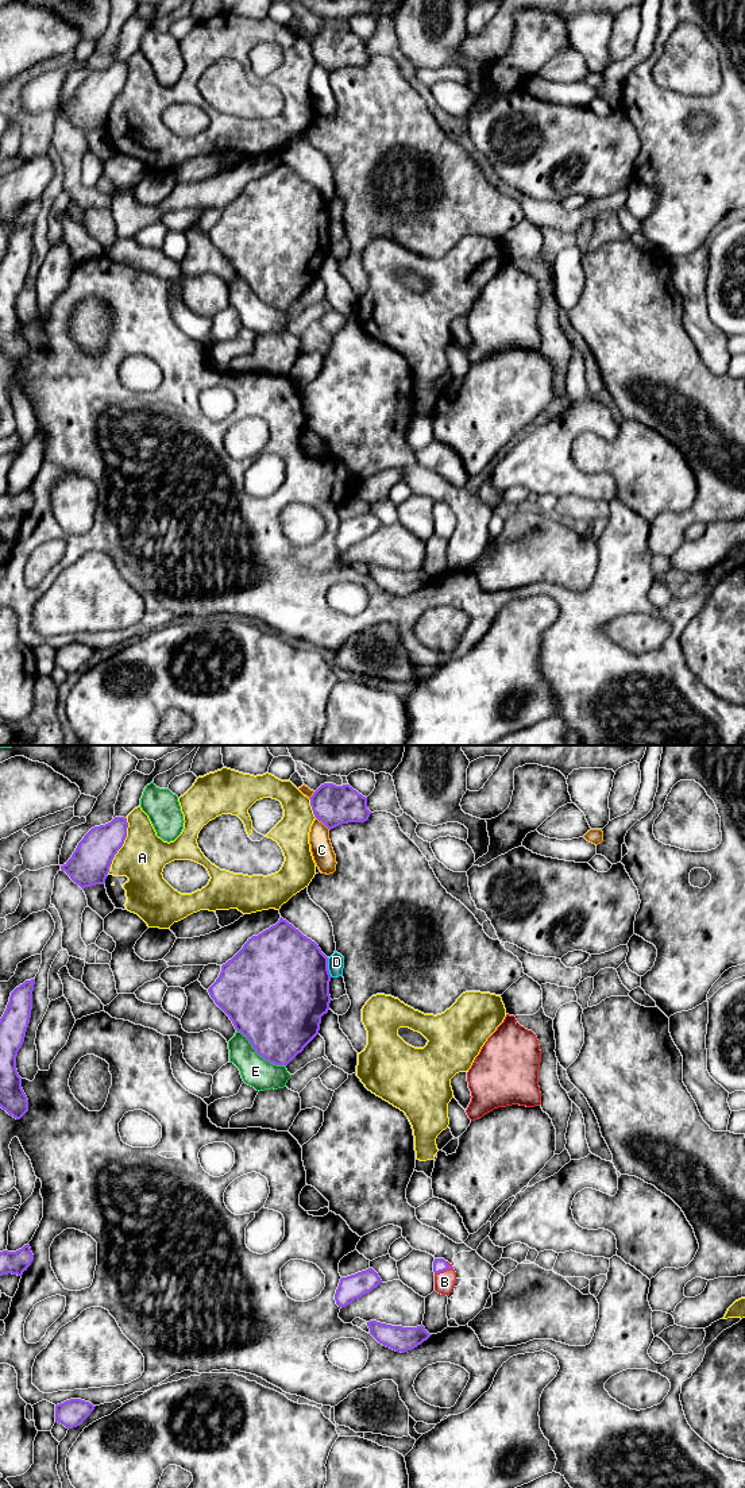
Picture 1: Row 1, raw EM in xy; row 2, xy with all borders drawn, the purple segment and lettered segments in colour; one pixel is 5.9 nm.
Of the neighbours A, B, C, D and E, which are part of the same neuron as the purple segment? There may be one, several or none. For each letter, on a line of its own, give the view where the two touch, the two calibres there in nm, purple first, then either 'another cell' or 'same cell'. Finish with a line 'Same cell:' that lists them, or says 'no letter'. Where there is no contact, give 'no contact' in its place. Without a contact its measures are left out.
A: meets purple in xy; 240 nm thick on the purple side, 280 nm on the other; another cell
B: meets purple in xy; 80 nm thick on the purple side, 130 nm on the other; same cell
C: meets purple in xy; 240 nm thick on the purple side, 130 nm on the other; another cell
D: meets purple in xy; 500 nm thick on the purple side, 100 nm on the other; another cell
E: meets purple in xy; 460 nm thick on the purple side, 180 nm on the other; another cell
Same cell: B

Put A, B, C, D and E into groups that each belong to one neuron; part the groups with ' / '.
A / B / C / D / E

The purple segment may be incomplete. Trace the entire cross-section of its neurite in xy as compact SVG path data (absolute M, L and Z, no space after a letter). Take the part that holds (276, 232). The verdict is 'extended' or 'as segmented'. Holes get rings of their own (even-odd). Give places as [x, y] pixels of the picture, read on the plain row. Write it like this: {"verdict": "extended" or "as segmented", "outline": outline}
{"verdict": "as segmented", "outline": "M281 161L275 169L248 182L243 192L221 209L221 216L208 236L259 300L275 309L287 309L319 278L321 261L328 257L332 244L331 221L328 201L319 189Z"}

